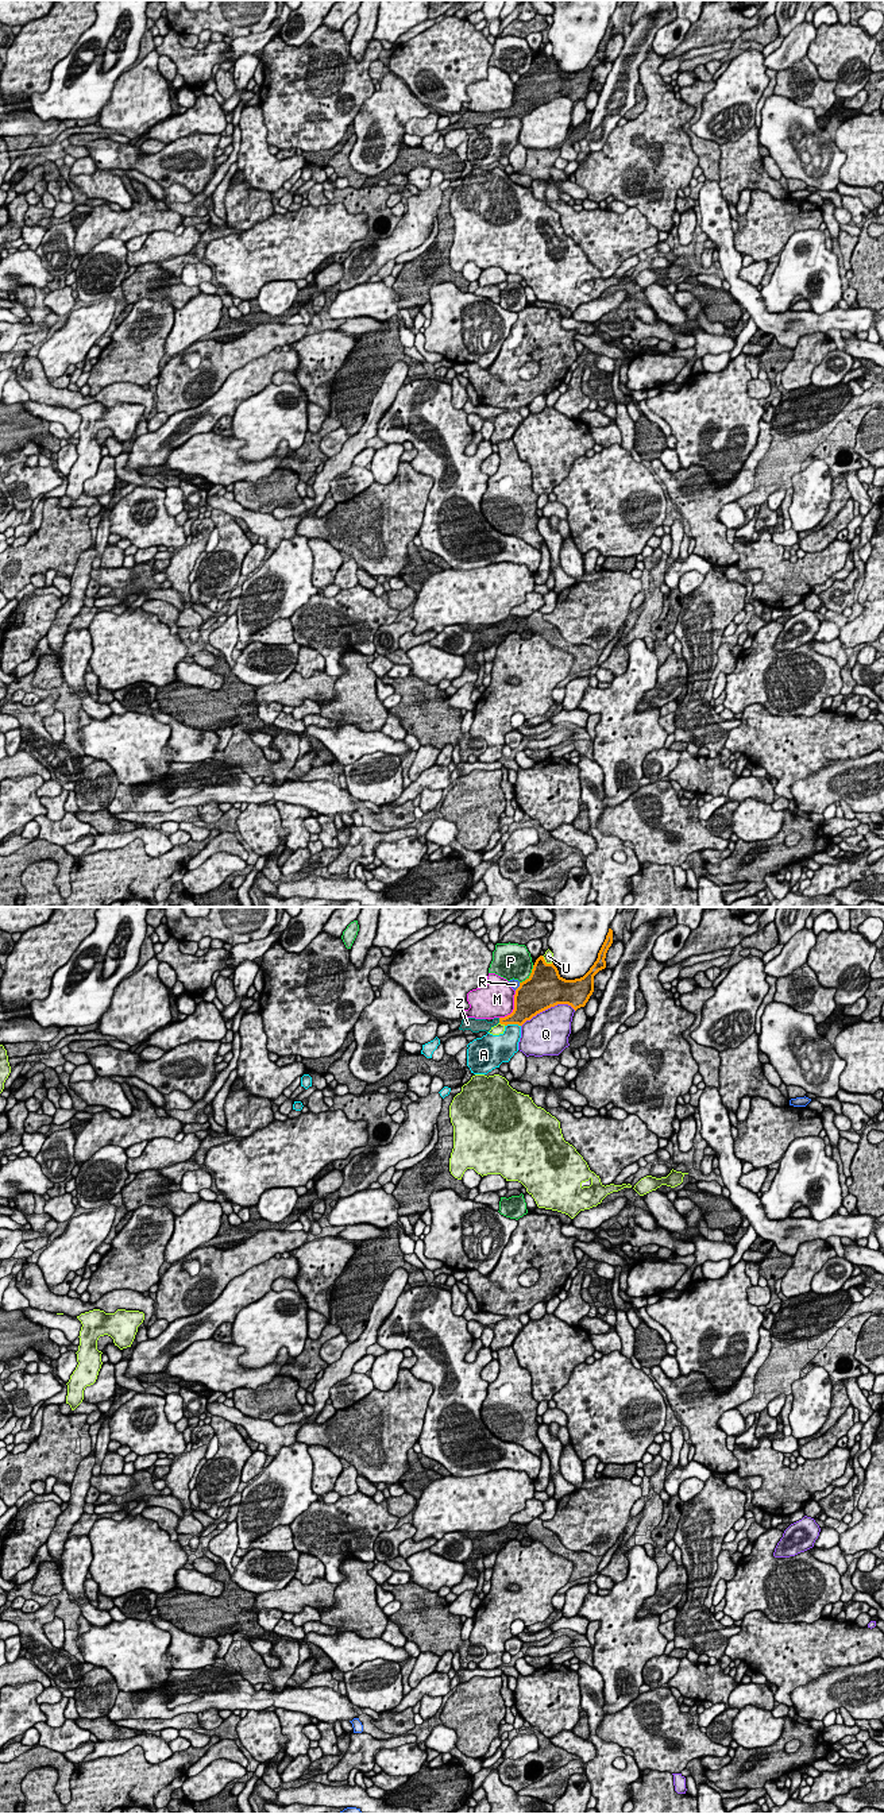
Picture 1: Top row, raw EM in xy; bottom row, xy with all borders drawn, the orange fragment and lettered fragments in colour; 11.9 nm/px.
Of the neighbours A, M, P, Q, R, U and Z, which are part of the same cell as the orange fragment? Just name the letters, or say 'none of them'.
Z

